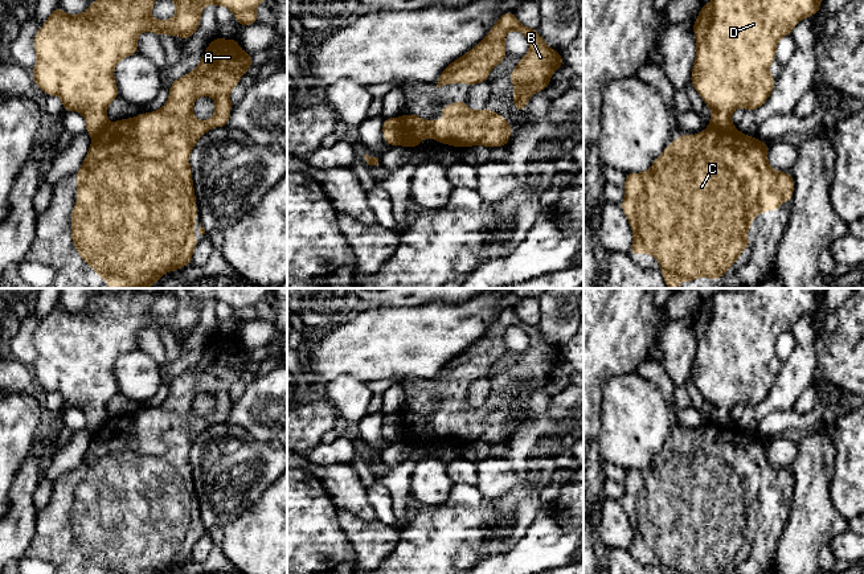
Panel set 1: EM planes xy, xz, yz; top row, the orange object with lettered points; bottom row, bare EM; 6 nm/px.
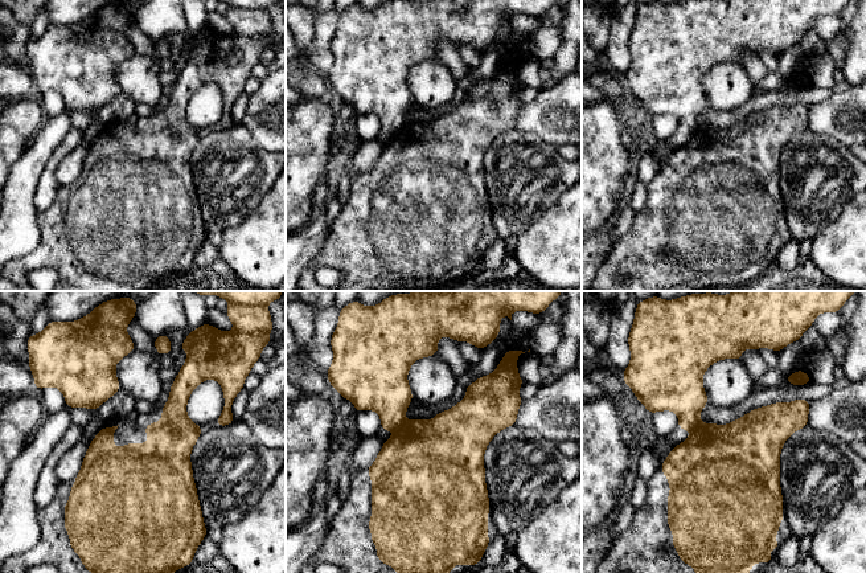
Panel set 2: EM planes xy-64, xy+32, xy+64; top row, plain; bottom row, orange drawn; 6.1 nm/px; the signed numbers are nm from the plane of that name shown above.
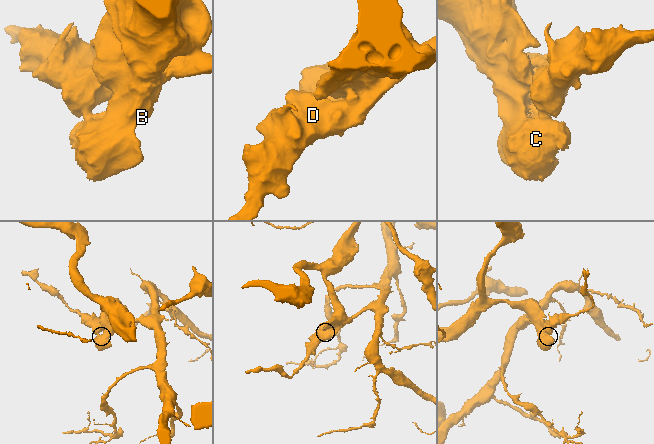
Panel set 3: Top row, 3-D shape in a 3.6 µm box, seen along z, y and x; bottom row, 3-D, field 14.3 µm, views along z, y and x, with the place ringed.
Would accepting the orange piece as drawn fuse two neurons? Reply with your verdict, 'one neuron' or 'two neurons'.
two neurons

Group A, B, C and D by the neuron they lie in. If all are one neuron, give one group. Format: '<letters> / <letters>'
A B C / D

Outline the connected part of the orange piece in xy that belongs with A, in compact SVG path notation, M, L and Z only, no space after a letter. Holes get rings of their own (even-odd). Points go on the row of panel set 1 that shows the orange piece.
M214 38L205 49L198 66L172 82L169 86L169 98L167 103L155 112L144 112L131 119L120 119L115 123L108 123L98 132L90 144L90 149L85 156L81 169L75 173L77 177L77 205L71 209L71 243L77 246L77 254L108 283L108 288L148 288L155 282L160 280L161 275L167 271L175 271L180 267L188 266L192 262L192 253L198 243L193 237L194 218L198 217L196 208L194 188L192 181L192 171L189 165L189 155L196 142L210 128L225 127L232 110L230 90L241 83L239 77L246 74L251 63L253 56L245 53L236 38L222 40ZM208 95L216 99L214 115L209 120L197 120L193 116L193 103L198 97Z

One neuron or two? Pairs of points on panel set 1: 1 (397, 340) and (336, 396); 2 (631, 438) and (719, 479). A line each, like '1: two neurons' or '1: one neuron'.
1: two neurons
2: two neurons

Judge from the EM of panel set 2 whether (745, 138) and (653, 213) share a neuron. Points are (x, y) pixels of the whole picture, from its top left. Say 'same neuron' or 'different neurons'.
same neuron

